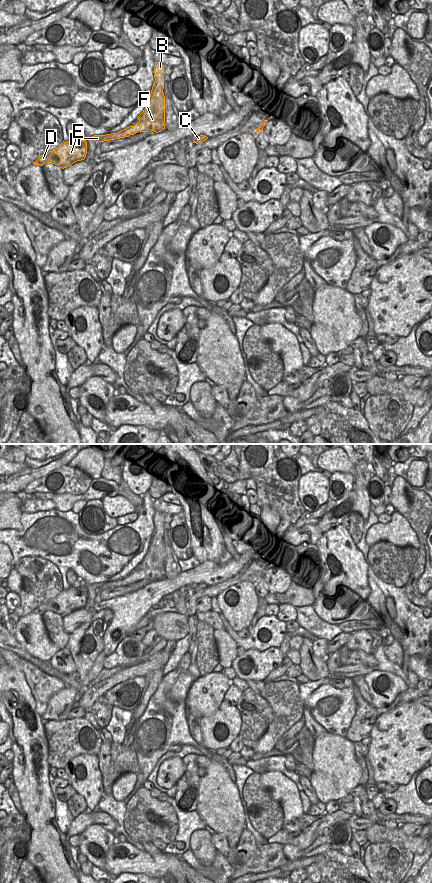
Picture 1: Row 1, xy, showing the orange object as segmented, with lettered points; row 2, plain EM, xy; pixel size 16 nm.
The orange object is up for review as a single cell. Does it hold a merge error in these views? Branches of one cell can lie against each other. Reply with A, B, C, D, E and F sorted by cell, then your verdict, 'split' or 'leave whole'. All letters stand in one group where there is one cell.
groups A C D E / B F; split

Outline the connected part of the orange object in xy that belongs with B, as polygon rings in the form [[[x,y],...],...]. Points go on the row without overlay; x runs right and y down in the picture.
[[[155,510],[154,532],[150,541],[148,551],[143,560],[137,565],[138,570],[135,574],[129,574],[126,577],[117,580],[123,586],[134,583],[139,579],[148,578],[156,581],[165,577],[165,544],[164,537],[164,513]]]

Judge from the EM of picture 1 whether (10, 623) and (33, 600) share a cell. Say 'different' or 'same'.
different

